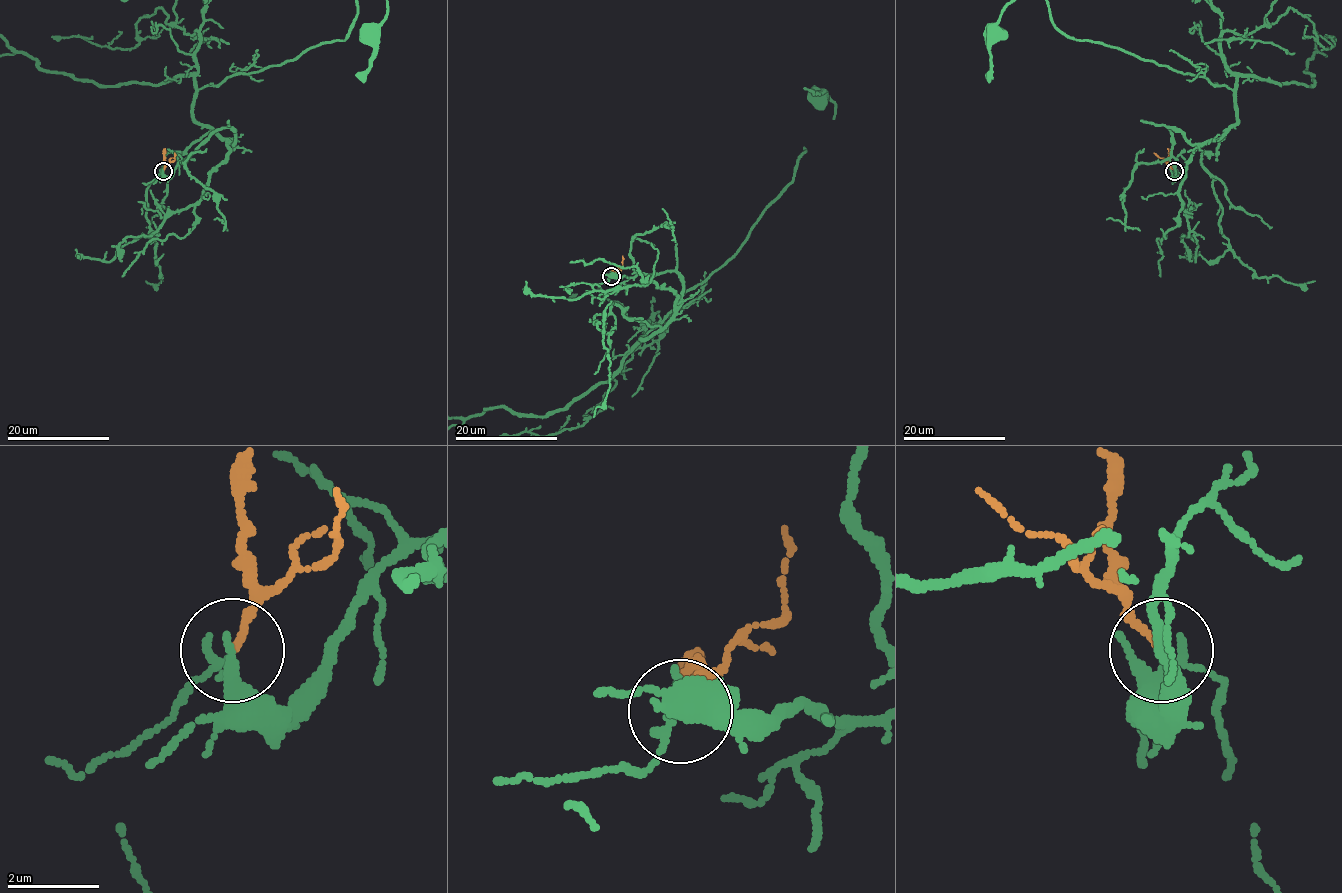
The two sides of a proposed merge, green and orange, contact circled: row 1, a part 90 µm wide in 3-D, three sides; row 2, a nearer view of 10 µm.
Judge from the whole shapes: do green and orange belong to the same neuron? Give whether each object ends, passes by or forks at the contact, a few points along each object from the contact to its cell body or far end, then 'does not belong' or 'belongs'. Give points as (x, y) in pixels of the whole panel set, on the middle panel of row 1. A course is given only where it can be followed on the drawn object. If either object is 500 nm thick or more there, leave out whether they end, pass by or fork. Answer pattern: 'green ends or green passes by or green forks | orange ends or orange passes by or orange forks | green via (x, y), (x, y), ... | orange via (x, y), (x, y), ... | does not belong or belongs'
green forks | orange ends | green via (610, 277), (676, 272), (681, 306), (662, 328), (641, 338), (736, 252), (833, 119), (835, 104), (815, 93) | belongs

